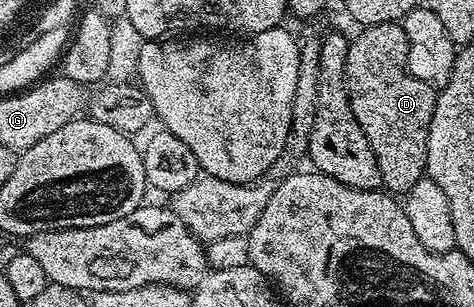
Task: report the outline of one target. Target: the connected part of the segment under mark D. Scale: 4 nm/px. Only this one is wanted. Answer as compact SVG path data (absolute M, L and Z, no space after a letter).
M403 23L369 24L359 31L356 37L351 37L346 54L344 78L348 85L350 110L354 110L354 118L358 118L358 126L362 126L366 142L370 142L370 150L374 150L374 158L378 158L381 185L389 193L407 194L410 186L414 186L414 182L418 182L426 174L428 131L430 118L434 118L438 92L408 72L408 43Z

